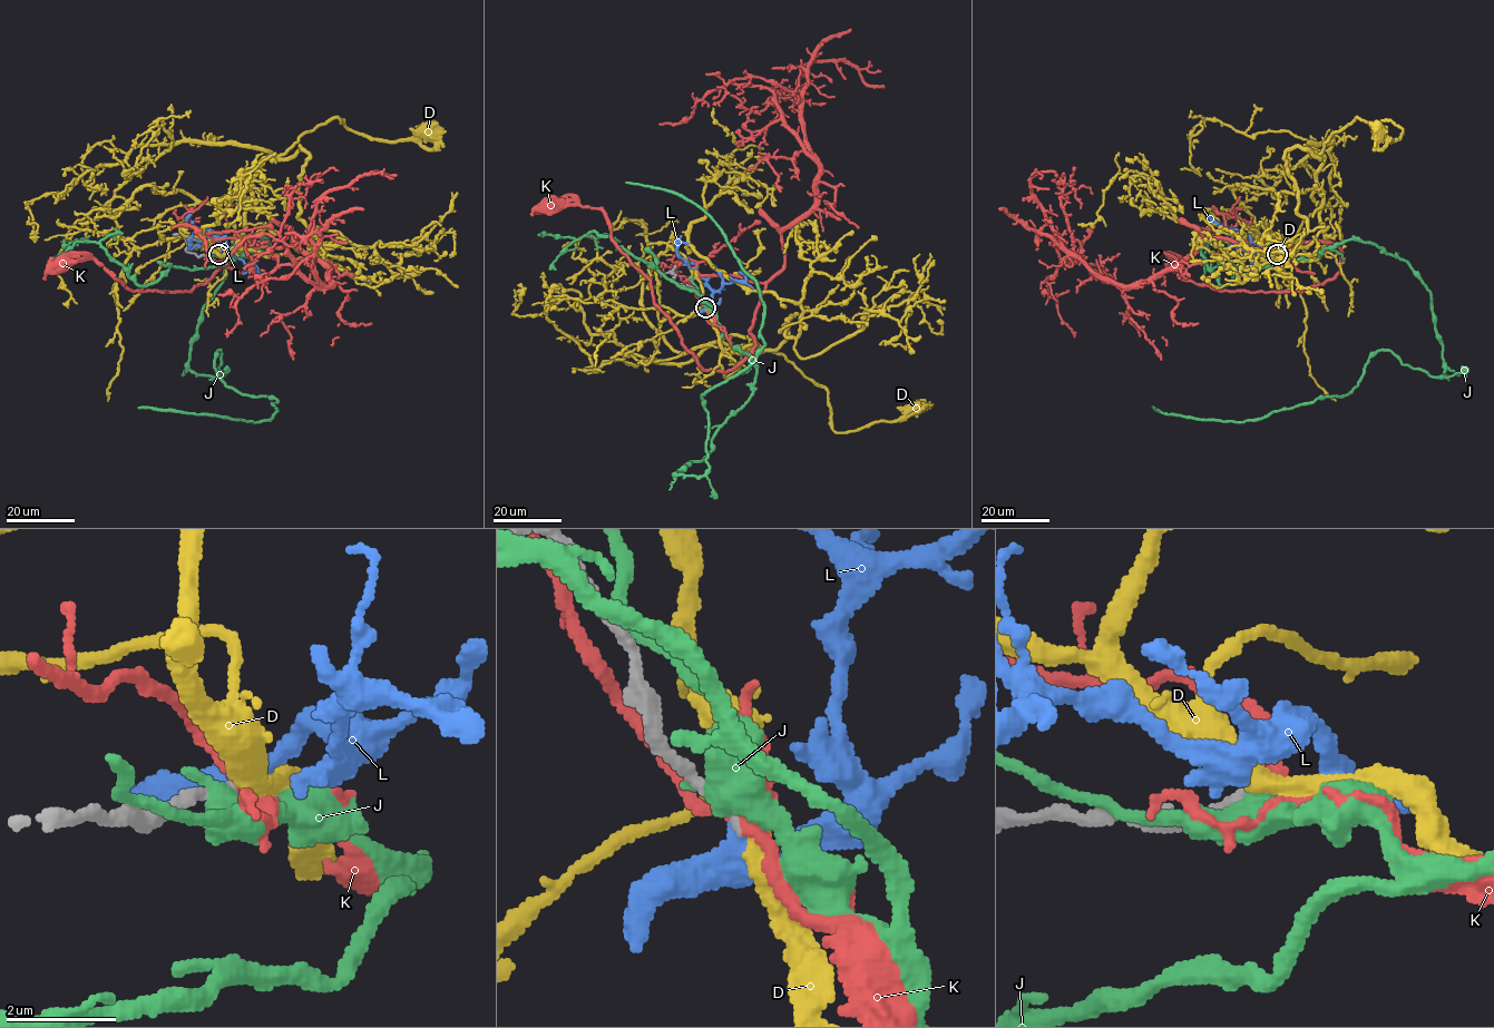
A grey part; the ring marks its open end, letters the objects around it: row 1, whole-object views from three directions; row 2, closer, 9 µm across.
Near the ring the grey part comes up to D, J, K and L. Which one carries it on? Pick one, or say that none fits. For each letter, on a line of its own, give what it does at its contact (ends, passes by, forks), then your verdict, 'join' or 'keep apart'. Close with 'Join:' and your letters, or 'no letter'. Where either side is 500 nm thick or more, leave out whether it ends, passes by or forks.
D: it passes by; keep apart
J: it passes by; keep apart
K: it forks; keep apart
L: it passes by; join
Join: L

